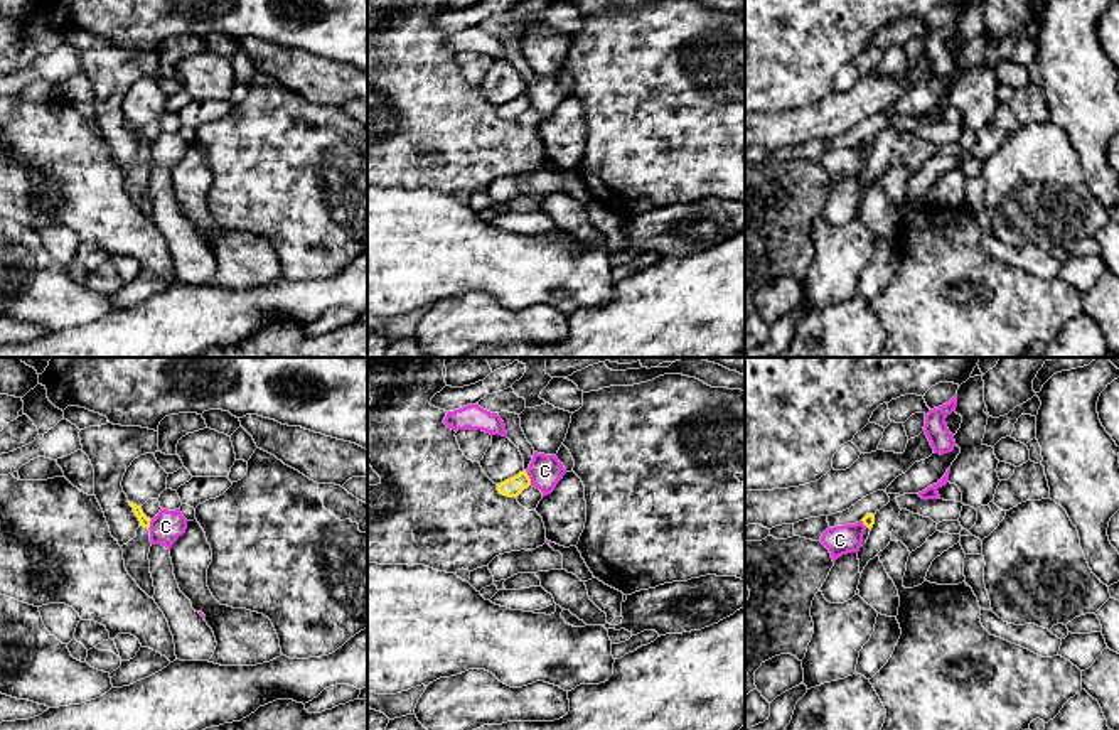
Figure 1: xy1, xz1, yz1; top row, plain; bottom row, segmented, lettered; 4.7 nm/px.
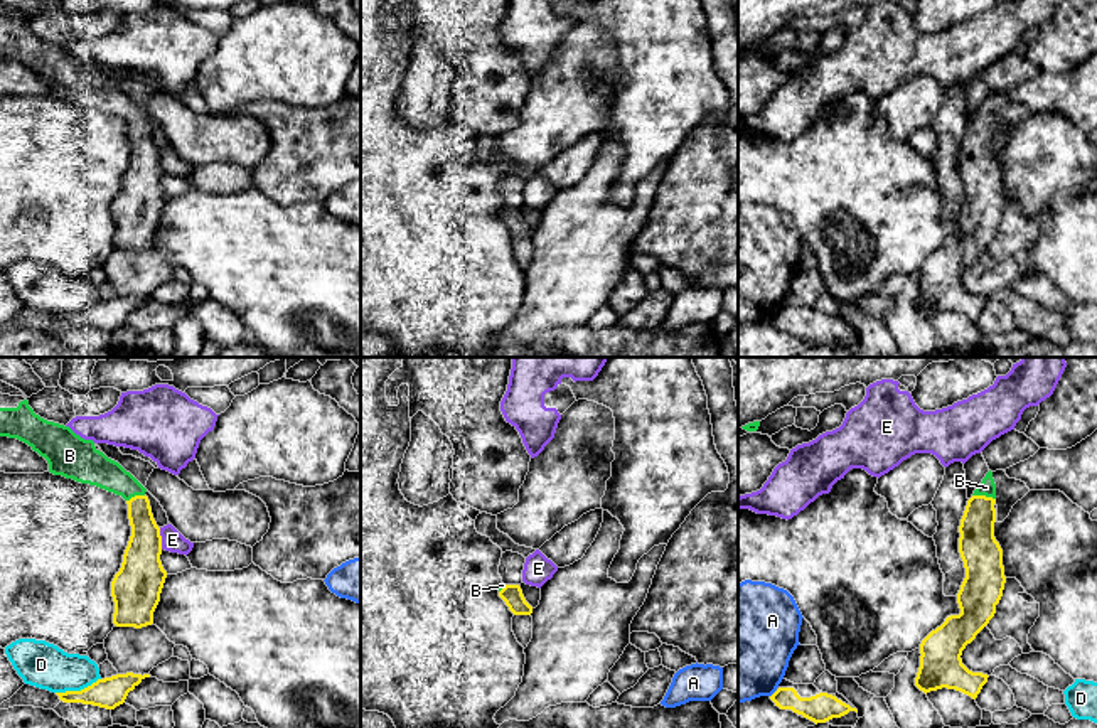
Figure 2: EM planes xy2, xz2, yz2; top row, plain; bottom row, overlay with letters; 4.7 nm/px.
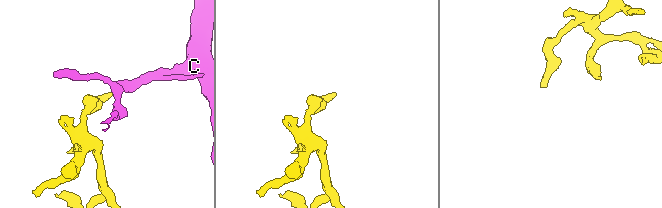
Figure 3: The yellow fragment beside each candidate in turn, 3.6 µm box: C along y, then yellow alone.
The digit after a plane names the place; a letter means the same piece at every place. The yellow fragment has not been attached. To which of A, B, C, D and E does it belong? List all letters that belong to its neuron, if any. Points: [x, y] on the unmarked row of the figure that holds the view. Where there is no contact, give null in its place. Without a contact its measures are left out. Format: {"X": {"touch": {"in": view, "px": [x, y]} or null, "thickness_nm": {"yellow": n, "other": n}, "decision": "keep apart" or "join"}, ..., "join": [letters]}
{"A": {"touch": {"in": "yz2", "px": [774, 315]}, "thickness_nm": {"yellow": 140, "other": 460}, "decision": "keep apart"}, "B": {"touch": {"in": "yz2", "px": [984, 118]}, "thickness_nm": {"yellow": 190, "other": 80}, "decision": "join"}, "C": {"touch": {"in": "xz1", "px": [528, 100]}, "thickness_nm": {"yellow": 90, "other": 160}, "decision": "keep apart"}, "D": {"touch": {"in": "xy2", "px": [78, 314]}, "thickness_nm": {"yellow": 150, "other": 220}, "decision": "keep apart"}, "E": {"touch": {"in": "xy2", "px": [160, 160]}, "thickness_nm": {"yellow": 220, "other": 100}, "decision": "keep apart"}, "join": ["B"]}

